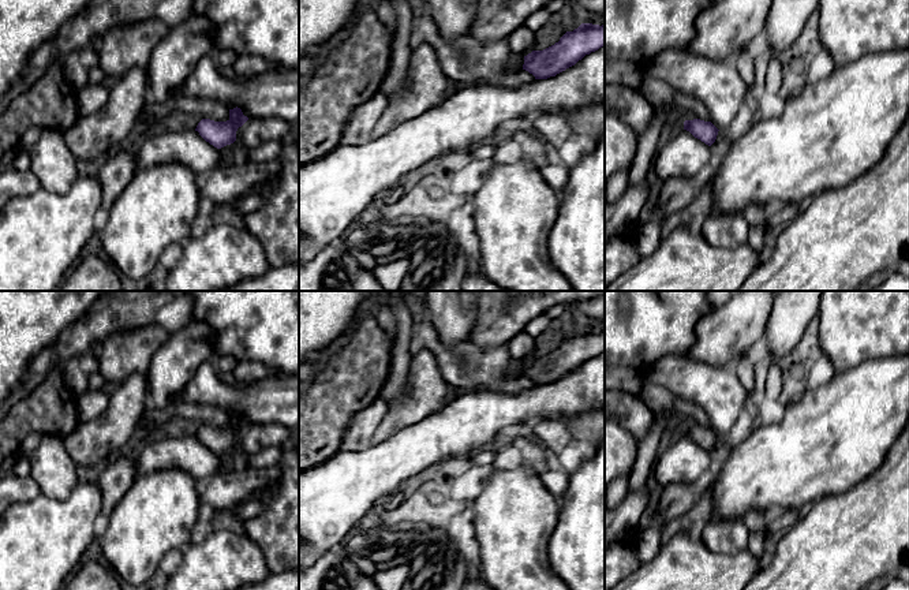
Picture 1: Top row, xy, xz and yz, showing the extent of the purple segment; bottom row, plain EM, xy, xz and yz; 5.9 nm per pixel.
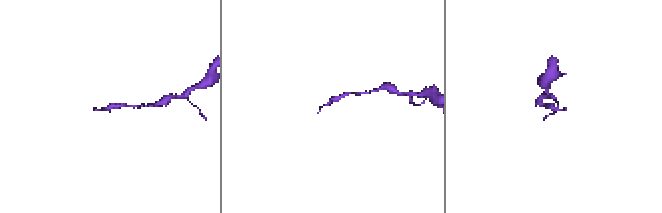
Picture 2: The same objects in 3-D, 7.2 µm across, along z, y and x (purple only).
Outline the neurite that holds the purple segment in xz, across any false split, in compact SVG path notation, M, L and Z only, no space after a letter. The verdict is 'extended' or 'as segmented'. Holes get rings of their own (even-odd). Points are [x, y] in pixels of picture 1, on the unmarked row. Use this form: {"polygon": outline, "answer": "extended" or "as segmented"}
{"polygon": "M581 329L573 337L566 337L558 348L524 362L523 376L535 385L547 385L575 371L586 361L605 351L605 331Z", "answer": "as segmented"}

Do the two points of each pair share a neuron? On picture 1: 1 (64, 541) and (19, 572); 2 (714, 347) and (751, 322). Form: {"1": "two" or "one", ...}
{"1": "one", "2": "one"}

